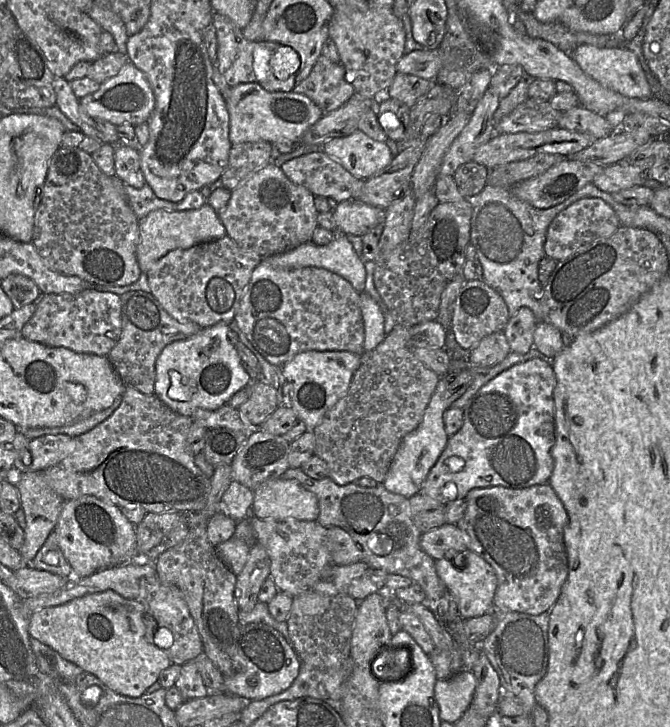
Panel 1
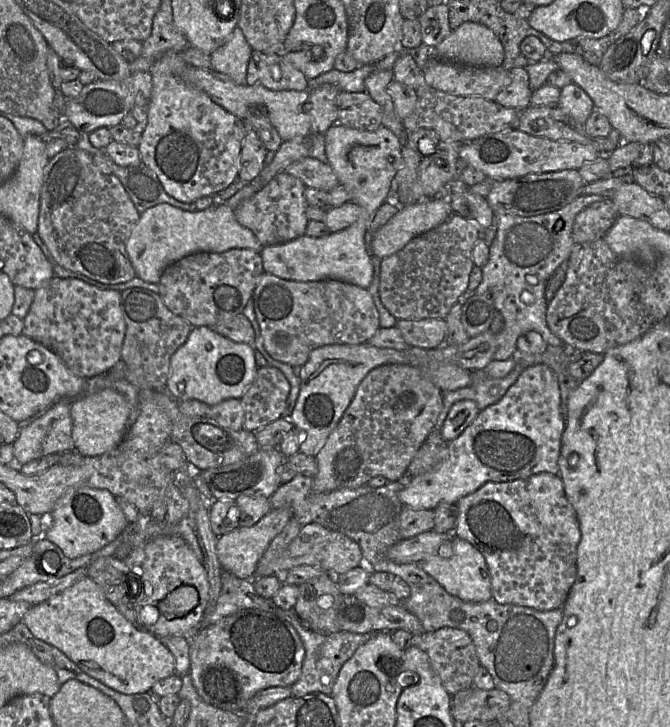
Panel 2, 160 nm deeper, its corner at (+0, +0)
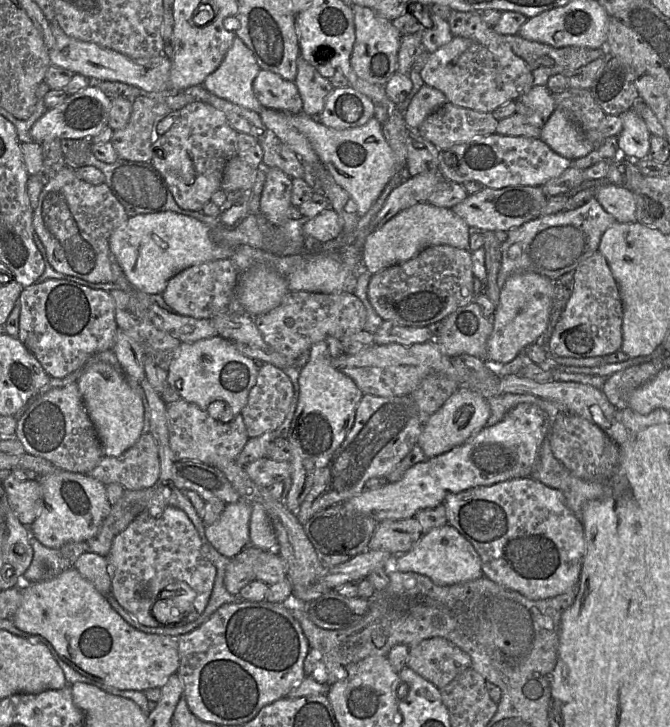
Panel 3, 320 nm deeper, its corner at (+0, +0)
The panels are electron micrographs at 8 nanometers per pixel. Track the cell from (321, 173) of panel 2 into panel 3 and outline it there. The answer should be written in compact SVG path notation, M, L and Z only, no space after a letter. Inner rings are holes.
M266 131L258 141L263 150L263 166L278 168L292 179L304 177L305 166L300 157L272 131Z

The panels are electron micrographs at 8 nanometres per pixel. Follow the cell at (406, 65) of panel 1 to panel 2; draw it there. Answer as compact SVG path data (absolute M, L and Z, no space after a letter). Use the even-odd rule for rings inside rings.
M466 22L433 47L432 57L475 67L501 66L503 46L488 27Z

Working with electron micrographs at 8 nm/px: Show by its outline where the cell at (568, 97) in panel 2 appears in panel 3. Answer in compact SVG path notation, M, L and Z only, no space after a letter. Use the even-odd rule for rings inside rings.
M555 108L544 124L539 139L571 161L586 156L595 148L584 131L560 108Z

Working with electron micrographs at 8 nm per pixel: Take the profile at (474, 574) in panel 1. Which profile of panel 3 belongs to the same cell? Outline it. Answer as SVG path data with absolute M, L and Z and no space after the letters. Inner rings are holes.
M448 523L423 534L408 552L395 556L390 570L415 572L425 575L439 586L449 586L472 581L483 576L481 558L473 545Z

